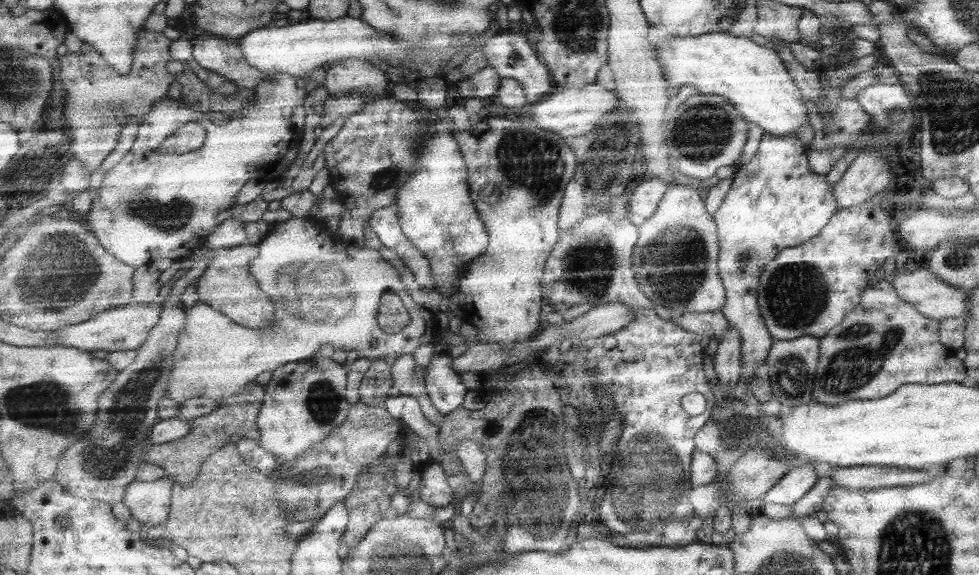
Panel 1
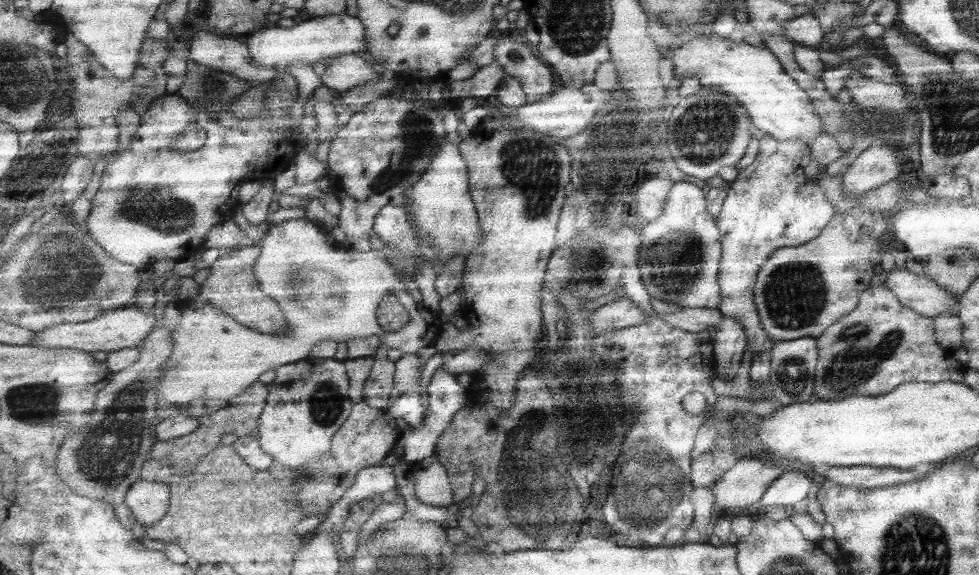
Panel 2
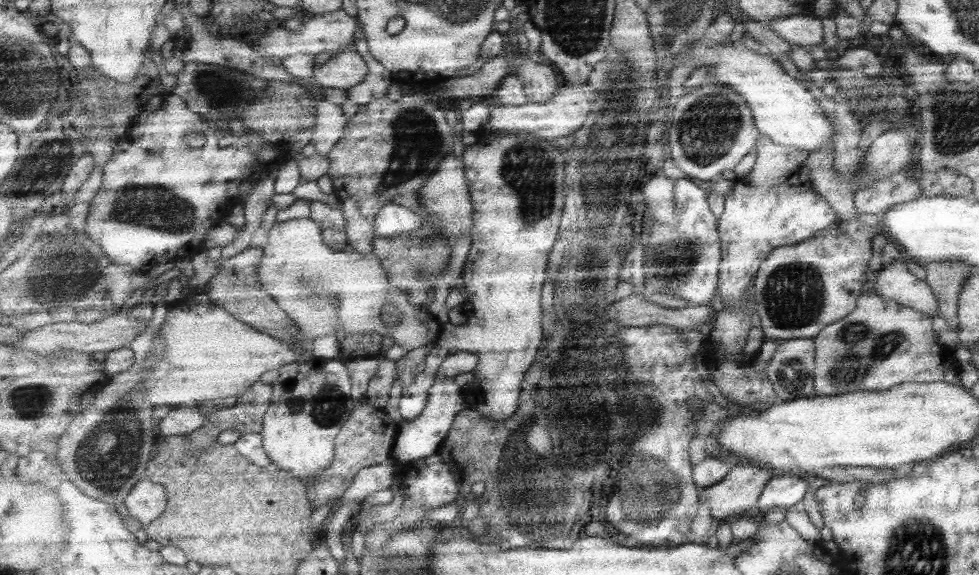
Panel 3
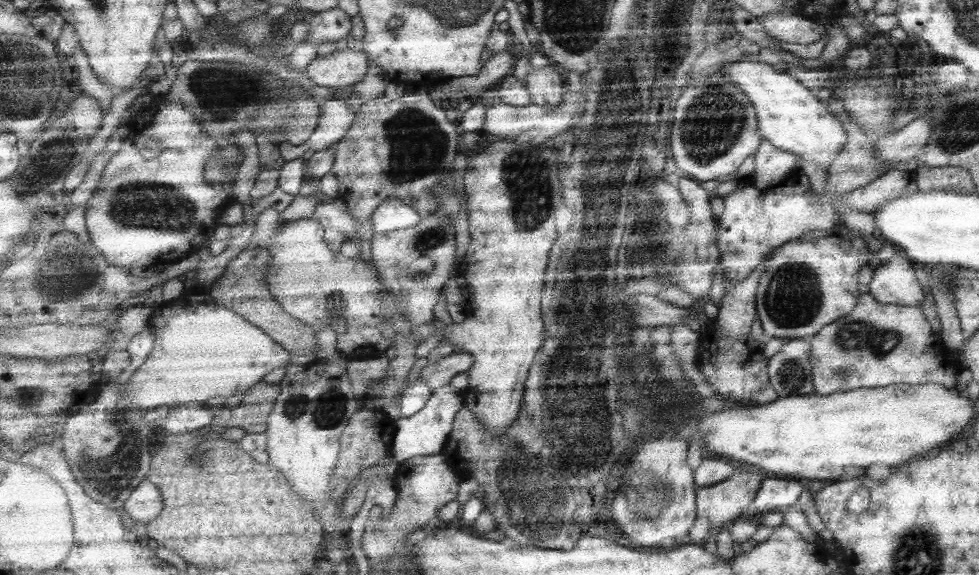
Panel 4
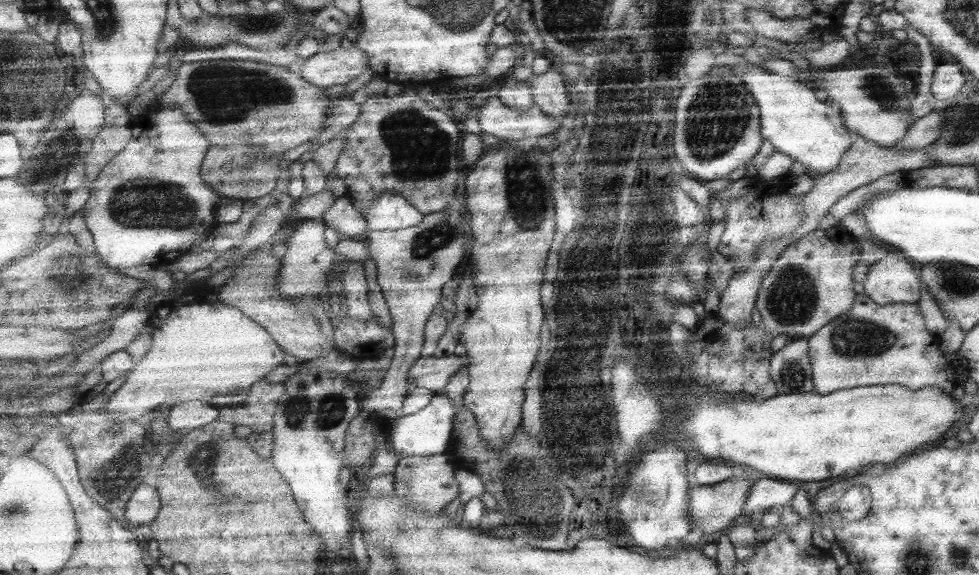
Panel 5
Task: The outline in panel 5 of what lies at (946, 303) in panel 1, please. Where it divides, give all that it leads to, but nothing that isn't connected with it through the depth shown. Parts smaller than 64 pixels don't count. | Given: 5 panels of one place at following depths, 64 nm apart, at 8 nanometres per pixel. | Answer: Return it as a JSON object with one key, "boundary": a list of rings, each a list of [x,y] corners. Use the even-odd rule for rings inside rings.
{"boundary":[[[887,254],[871,264],[863,280],[863,294],[877,306],[917,304],[919,288],[917,272],[901,254]]]}

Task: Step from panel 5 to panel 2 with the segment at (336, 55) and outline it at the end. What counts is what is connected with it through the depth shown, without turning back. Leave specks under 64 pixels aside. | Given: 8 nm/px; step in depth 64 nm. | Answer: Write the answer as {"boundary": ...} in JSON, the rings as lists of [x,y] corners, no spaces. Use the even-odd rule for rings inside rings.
{"boundary":[[[343,54],[343,56],[331,60],[325,74],[321,74],[321,82],[327,88],[339,90],[341,94],[349,92],[357,86],[369,84],[375,78],[377,78],[377,72],[371,66],[371,62],[367,62],[365,58],[355,56],[355,54]]]}

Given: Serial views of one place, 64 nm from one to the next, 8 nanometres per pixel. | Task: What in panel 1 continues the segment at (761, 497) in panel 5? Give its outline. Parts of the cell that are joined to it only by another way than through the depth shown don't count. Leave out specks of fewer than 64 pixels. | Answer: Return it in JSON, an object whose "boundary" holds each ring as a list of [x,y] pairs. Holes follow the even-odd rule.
{"boundary":[[[803,464],[803,466],[791,466],[789,472],[779,478],[779,482],[775,482],[775,486],[771,486],[771,490],[767,490],[767,494],[761,498],[761,504],[785,504],[785,506],[793,506],[797,504],[817,482],[817,474],[815,474],[815,464]]]}

